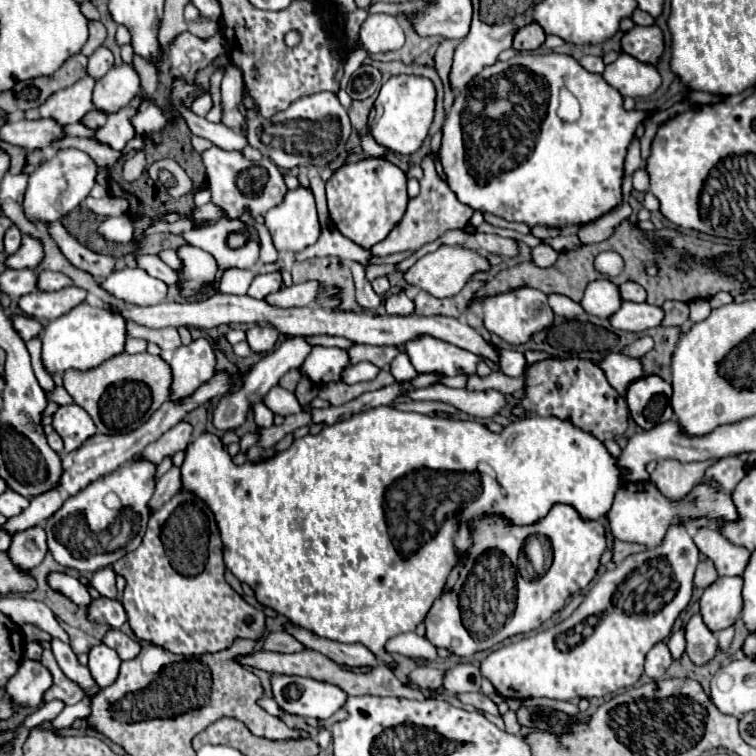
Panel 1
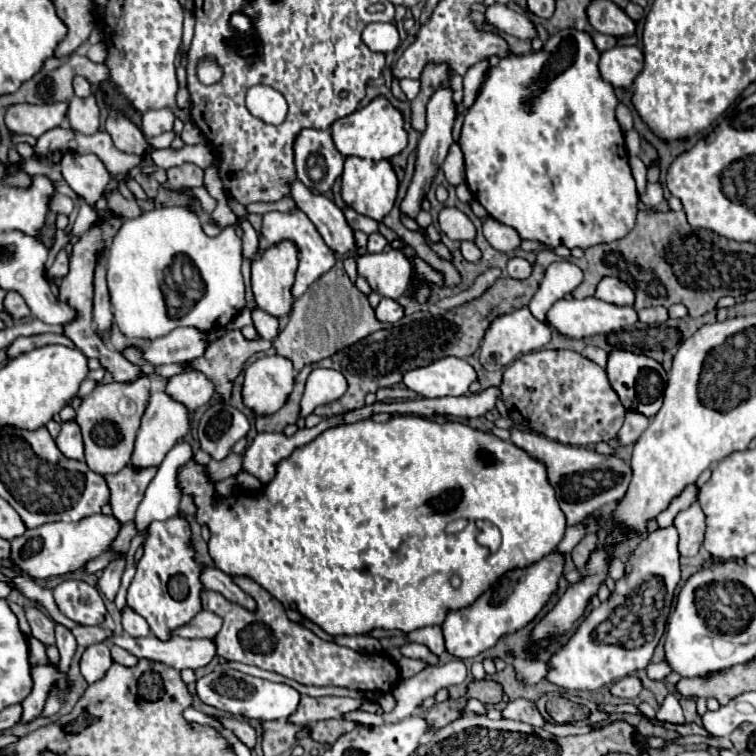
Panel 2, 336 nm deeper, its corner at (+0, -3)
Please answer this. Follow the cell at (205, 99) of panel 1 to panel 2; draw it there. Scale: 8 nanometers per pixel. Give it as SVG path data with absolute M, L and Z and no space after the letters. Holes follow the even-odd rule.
M163 107L163 109L149 109L143 113L143 135L147 139L151 137L157 137L165 131L171 131L173 129L173 121L175 121L175 115L169 107Z

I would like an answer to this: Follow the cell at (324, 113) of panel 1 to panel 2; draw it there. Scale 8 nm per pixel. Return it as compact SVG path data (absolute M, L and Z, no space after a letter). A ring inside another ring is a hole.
M305 129L293 143L297 177L317 193L327 193L343 171L345 157L333 147L329 131Z

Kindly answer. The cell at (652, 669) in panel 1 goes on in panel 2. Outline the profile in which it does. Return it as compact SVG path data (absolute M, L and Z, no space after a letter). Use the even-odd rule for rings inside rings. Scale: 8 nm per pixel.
M625 677L625 679L617 681L617 683L613 683L611 693L613 693L613 695L617 695L617 697L635 699L635 697L641 693L641 689L643 689L641 679L637 679L637 677Z

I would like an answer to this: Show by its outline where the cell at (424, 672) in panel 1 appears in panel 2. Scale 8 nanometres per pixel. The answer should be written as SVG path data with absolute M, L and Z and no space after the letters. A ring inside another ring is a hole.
M301 697L297 713L289 717L291 723L307 725L315 723L319 719L341 719L347 711L361 709L363 699L351 699L351 697Z

